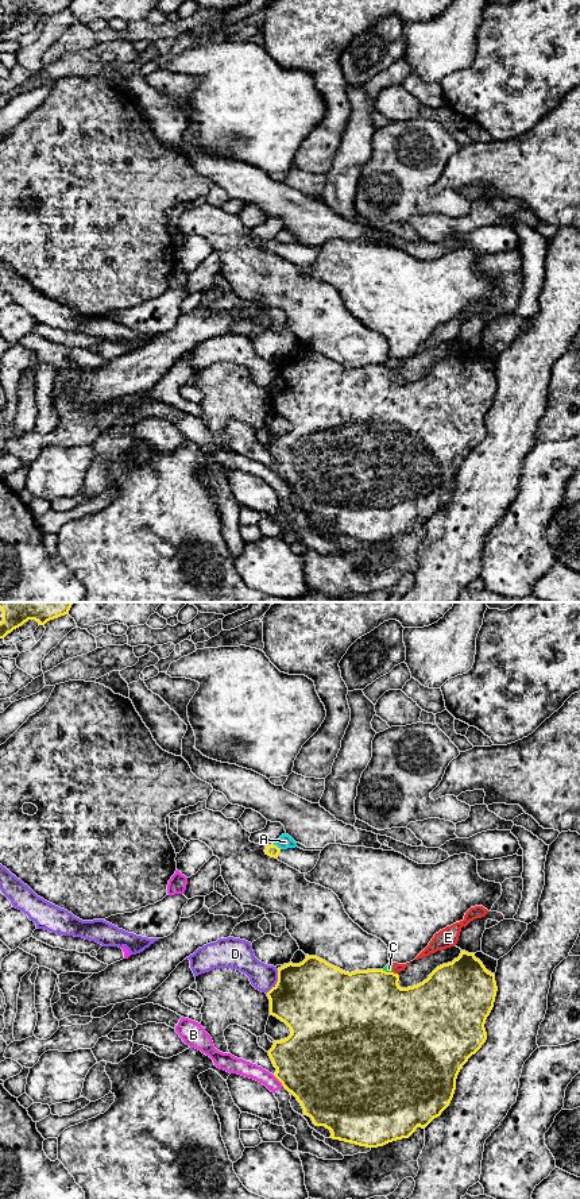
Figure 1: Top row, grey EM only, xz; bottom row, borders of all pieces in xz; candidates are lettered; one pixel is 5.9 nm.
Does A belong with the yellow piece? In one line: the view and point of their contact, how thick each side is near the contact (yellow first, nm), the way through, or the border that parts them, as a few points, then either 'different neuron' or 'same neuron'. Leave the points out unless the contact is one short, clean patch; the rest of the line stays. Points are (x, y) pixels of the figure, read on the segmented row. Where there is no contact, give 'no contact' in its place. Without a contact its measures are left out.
meets yellow in xz at (275, 845); 70 nm thick on the yellow side, 90 nm on the other; border along xz (273, 844), (281, 848); different neuron

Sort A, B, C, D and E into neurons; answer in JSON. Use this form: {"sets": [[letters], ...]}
{"sets": [["A"], ["B"], ["C", "E"], ["D"]]}

